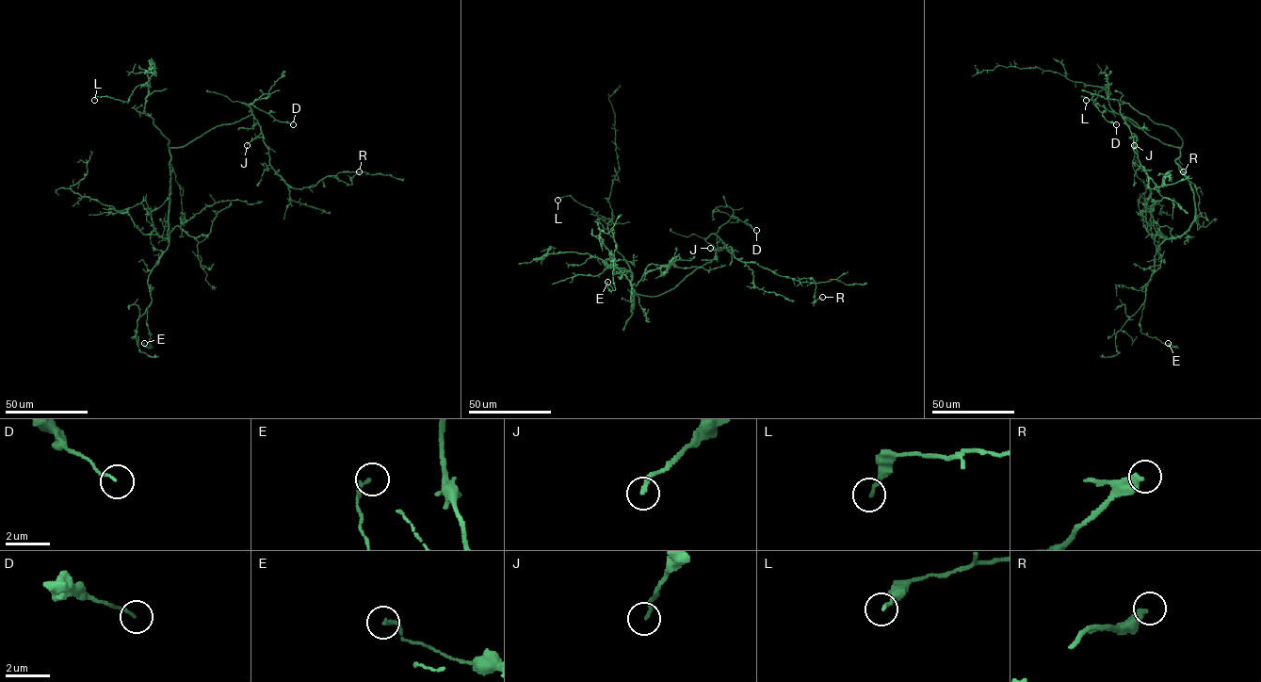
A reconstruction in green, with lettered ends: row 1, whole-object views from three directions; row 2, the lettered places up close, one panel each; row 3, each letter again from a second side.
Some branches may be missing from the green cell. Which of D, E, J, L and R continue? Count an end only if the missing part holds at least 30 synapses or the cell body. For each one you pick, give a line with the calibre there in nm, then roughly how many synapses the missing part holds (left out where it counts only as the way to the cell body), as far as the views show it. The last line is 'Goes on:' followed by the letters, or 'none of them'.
Goes on: none of them

